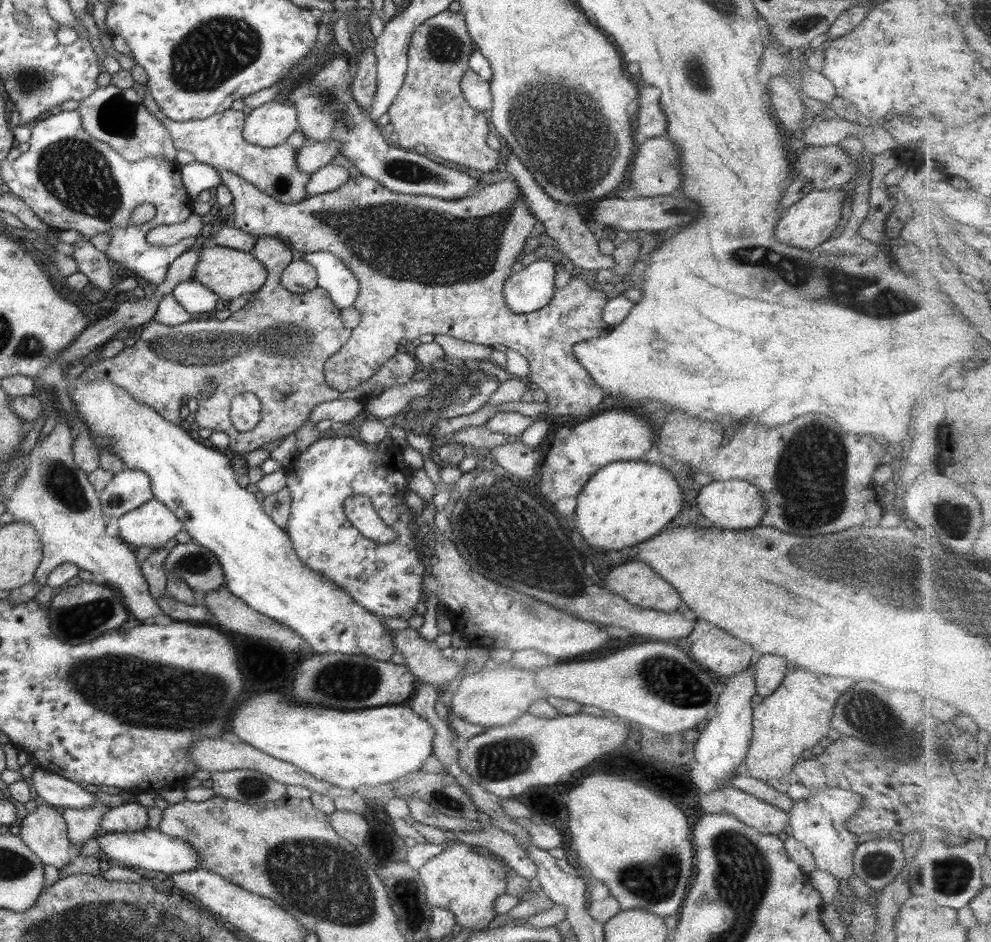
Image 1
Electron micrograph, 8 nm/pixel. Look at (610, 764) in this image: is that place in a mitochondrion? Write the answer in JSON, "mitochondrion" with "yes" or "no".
{"mitochondrion":"no"}

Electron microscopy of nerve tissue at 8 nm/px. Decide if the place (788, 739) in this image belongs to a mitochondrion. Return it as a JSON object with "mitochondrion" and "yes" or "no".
{"mitochondrion":"no"}

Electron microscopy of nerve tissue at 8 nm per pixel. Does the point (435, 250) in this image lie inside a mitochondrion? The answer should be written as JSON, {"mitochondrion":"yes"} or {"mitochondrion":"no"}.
{"mitochondrion":"yes"}

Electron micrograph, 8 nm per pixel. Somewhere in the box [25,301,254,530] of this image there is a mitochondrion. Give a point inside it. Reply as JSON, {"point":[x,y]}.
{"point":[60,480]}

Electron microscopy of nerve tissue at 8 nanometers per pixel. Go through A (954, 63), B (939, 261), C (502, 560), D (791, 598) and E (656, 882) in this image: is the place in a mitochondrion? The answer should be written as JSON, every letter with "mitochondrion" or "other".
{"A":"other","B":"other","C":"mitochondrion","D":"mitochondrion","E":"mitochondrion"}

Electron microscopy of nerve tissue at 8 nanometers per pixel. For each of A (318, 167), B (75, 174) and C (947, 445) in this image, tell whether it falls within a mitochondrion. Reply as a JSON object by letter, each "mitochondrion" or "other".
{"A":"other","B":"mitochondrion","C":"other"}

